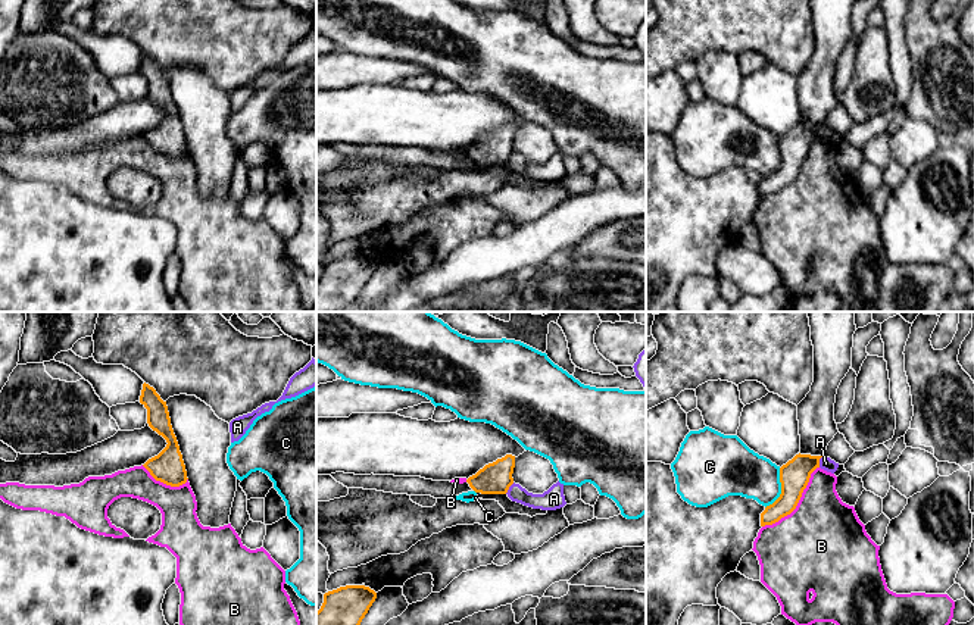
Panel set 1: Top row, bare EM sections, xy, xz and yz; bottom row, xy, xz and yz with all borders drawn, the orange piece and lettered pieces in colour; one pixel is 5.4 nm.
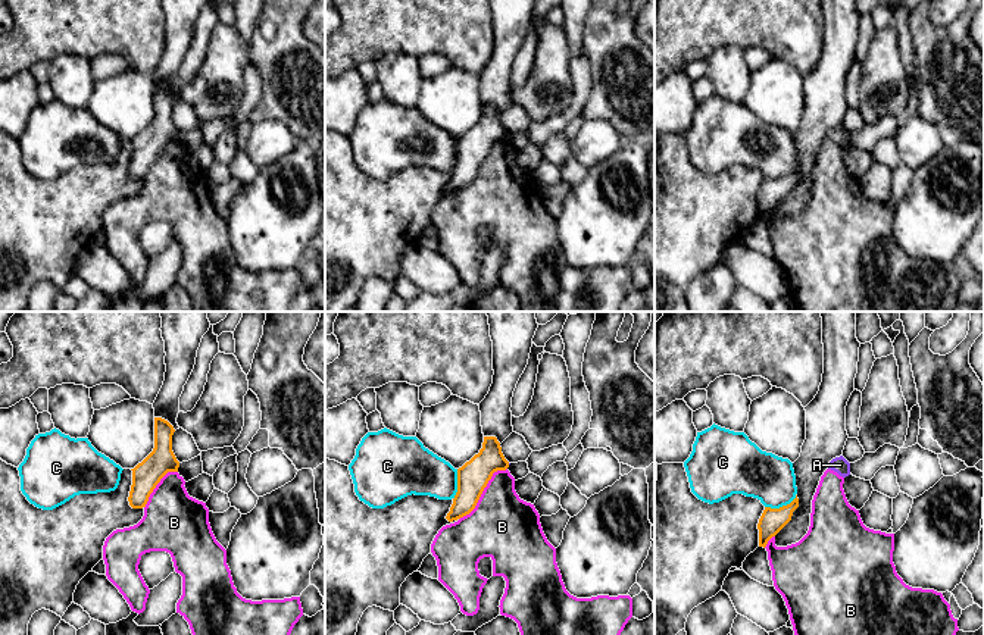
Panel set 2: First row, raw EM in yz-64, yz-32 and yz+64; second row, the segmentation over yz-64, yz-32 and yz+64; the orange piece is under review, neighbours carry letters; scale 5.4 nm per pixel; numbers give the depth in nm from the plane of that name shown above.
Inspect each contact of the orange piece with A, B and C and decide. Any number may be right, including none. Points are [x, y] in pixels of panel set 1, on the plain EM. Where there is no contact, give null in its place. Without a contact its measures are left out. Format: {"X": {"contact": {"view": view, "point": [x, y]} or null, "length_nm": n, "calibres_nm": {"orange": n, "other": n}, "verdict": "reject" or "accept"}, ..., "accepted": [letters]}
{"A": {"contact": {"view": "xz", "point": [508, 159]}, "length_nm": 80, "calibres_nm": {"orange": 180, "other": 120}, "verdict": "reject"}, "B": {"contact": {"view": "yz", "point": [798, 172]}, "length_nm": 460, "calibres_nm": {"orange": 160, "other": 460}, "verdict": "reject"}, "C": {"contact": {"view": "yz", "point": [781, 159]}, "length_nm": 240, "calibres_nm": {"orange": 160, "other": 260}, "verdict": "reject"}, "accepted": []}

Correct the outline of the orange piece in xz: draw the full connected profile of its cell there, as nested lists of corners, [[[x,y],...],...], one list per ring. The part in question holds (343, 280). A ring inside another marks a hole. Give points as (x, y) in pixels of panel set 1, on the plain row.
[[[346,256],[324,265],[316,282],[316,312],[341,312],[359,296],[377,269],[365,256]]]

